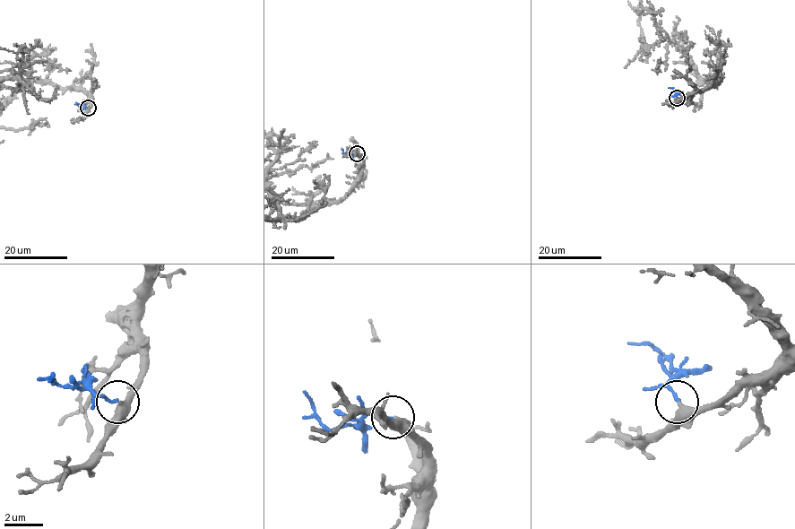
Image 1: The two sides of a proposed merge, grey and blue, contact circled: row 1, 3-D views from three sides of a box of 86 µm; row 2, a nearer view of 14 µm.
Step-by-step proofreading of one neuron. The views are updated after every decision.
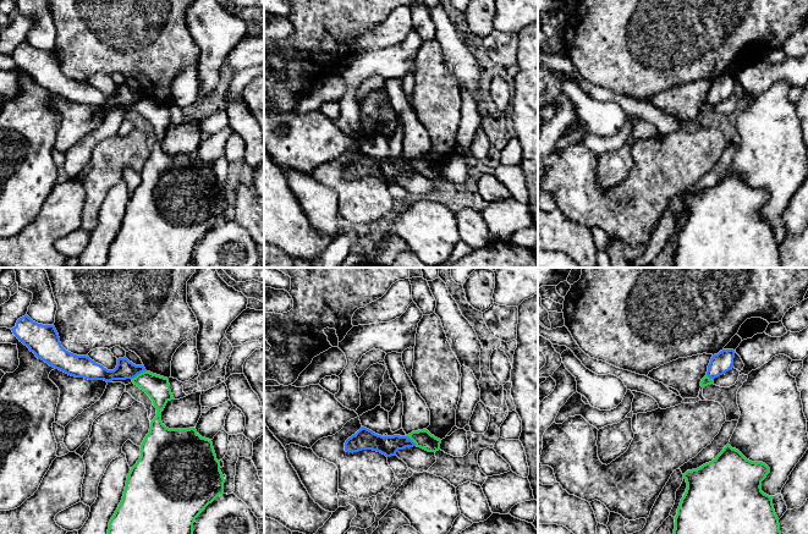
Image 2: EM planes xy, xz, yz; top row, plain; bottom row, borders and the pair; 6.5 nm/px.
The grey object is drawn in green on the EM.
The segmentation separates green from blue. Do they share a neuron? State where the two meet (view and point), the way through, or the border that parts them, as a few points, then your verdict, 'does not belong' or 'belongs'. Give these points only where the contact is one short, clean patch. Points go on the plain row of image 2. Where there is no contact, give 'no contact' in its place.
meets green in xy at (138, 100); border along xy (146, 97), (132, 105); does not belong

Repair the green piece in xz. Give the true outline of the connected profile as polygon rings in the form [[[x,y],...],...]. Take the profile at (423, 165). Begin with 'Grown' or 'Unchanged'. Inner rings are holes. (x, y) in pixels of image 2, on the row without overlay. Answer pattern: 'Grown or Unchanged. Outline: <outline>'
Unchanged. Outline: [[[428,156],[412,158],[407,161],[417,174],[421,174],[428,178],[436,178],[440,176],[441,166],[432,161]]]

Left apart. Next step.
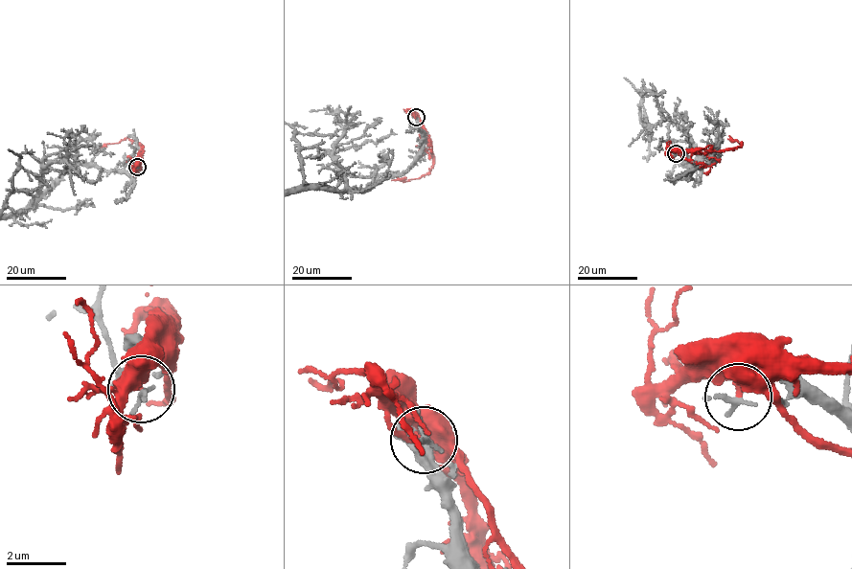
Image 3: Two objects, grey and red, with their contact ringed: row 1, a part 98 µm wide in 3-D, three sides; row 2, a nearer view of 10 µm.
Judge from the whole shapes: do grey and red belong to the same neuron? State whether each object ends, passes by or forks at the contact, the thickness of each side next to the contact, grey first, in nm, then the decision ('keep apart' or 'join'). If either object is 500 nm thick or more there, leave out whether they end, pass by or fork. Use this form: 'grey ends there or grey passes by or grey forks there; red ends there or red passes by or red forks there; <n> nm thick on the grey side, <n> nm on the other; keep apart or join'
grey ends there; red ends there; 220 nm thick on the grey side, 160 nm on the other; keep apart

